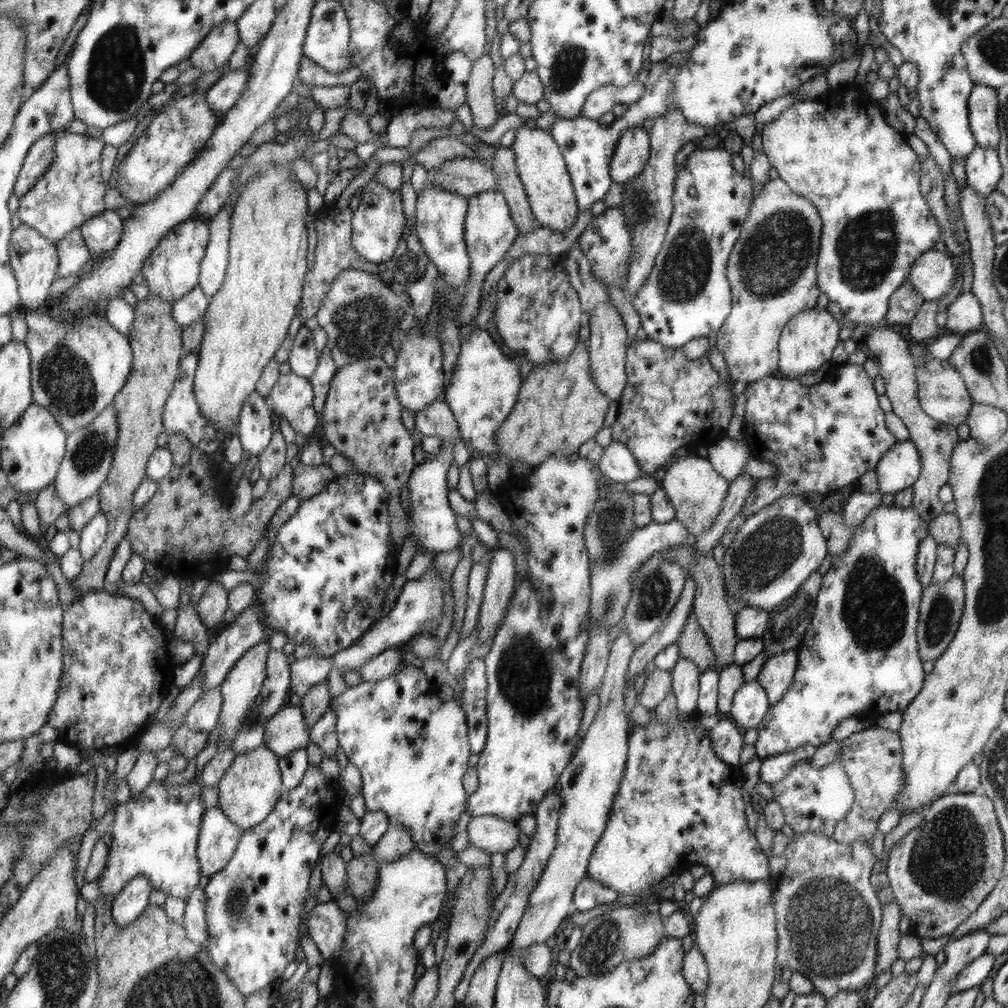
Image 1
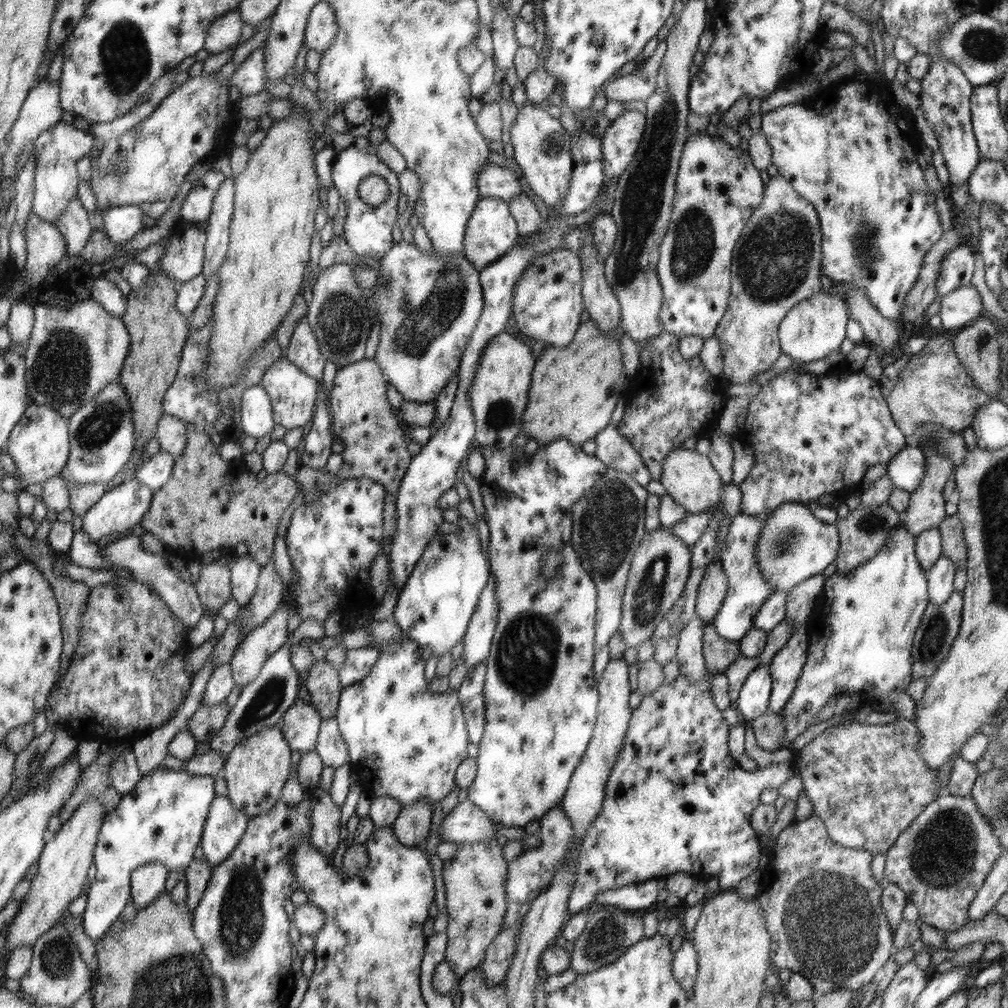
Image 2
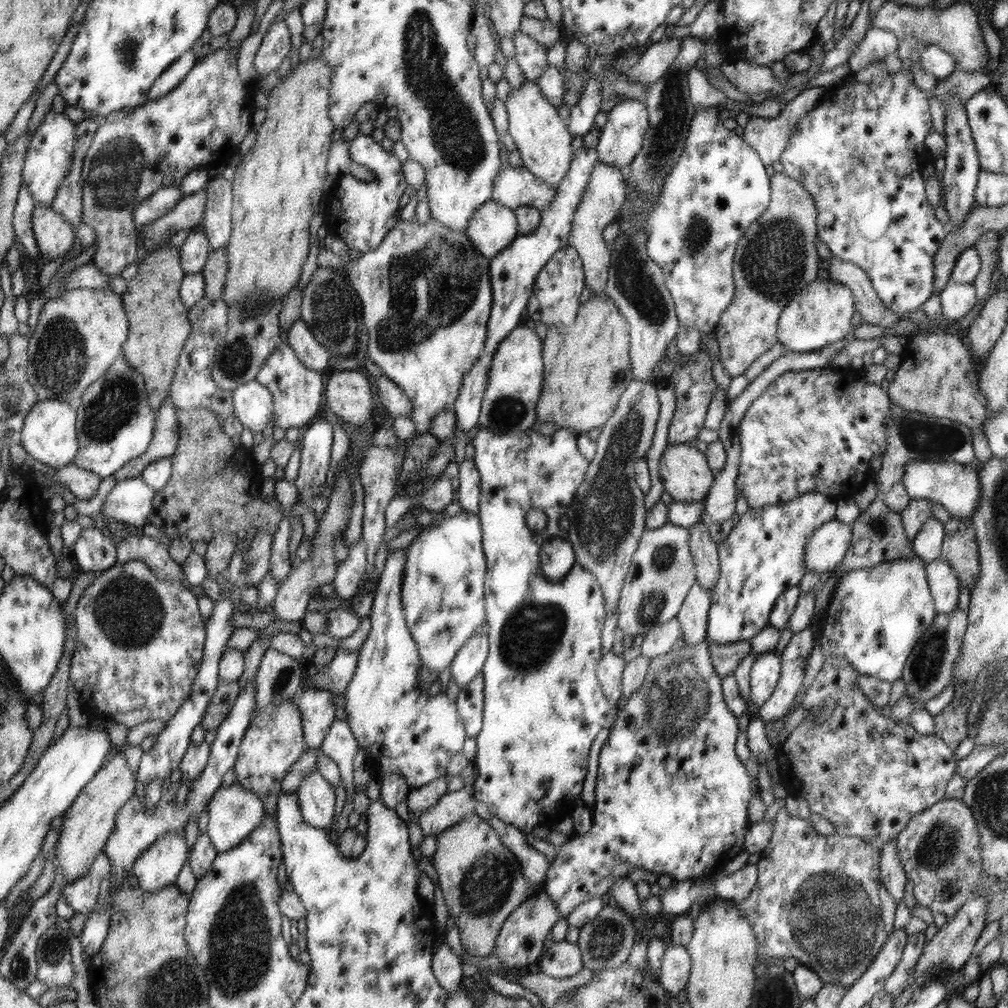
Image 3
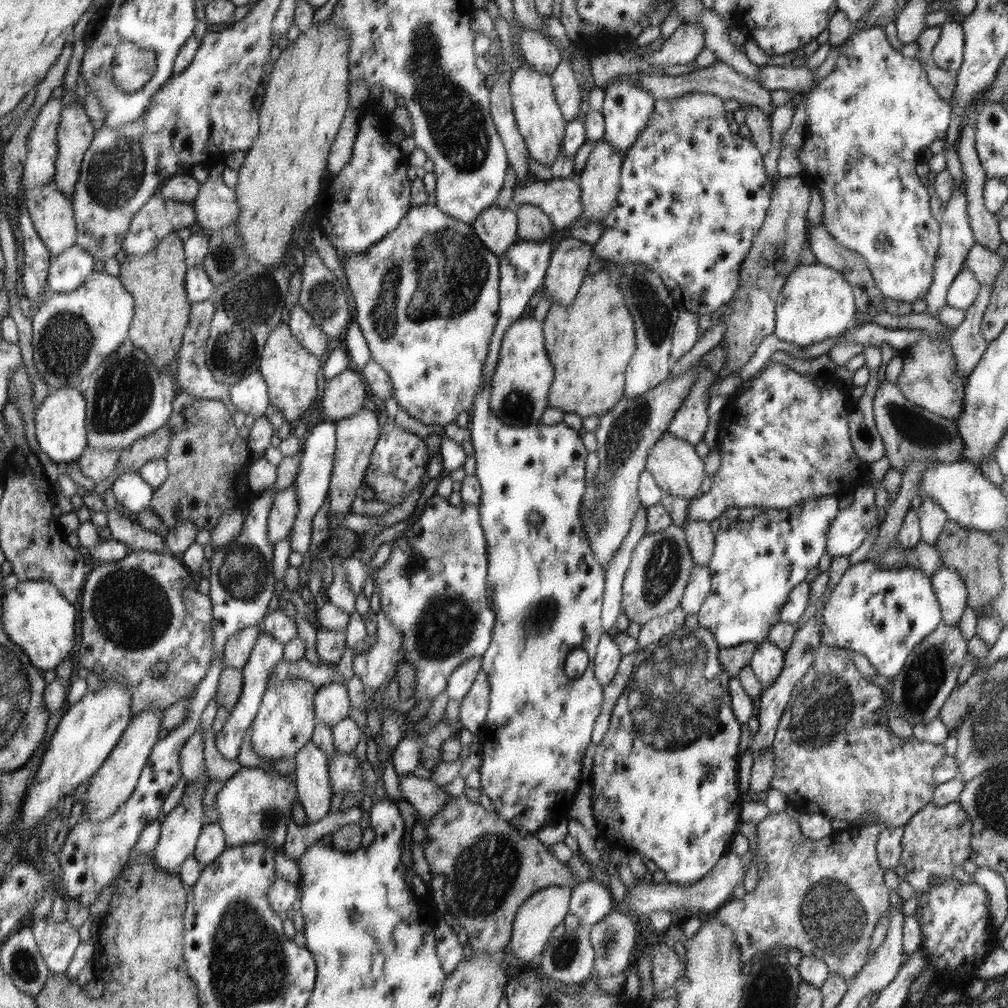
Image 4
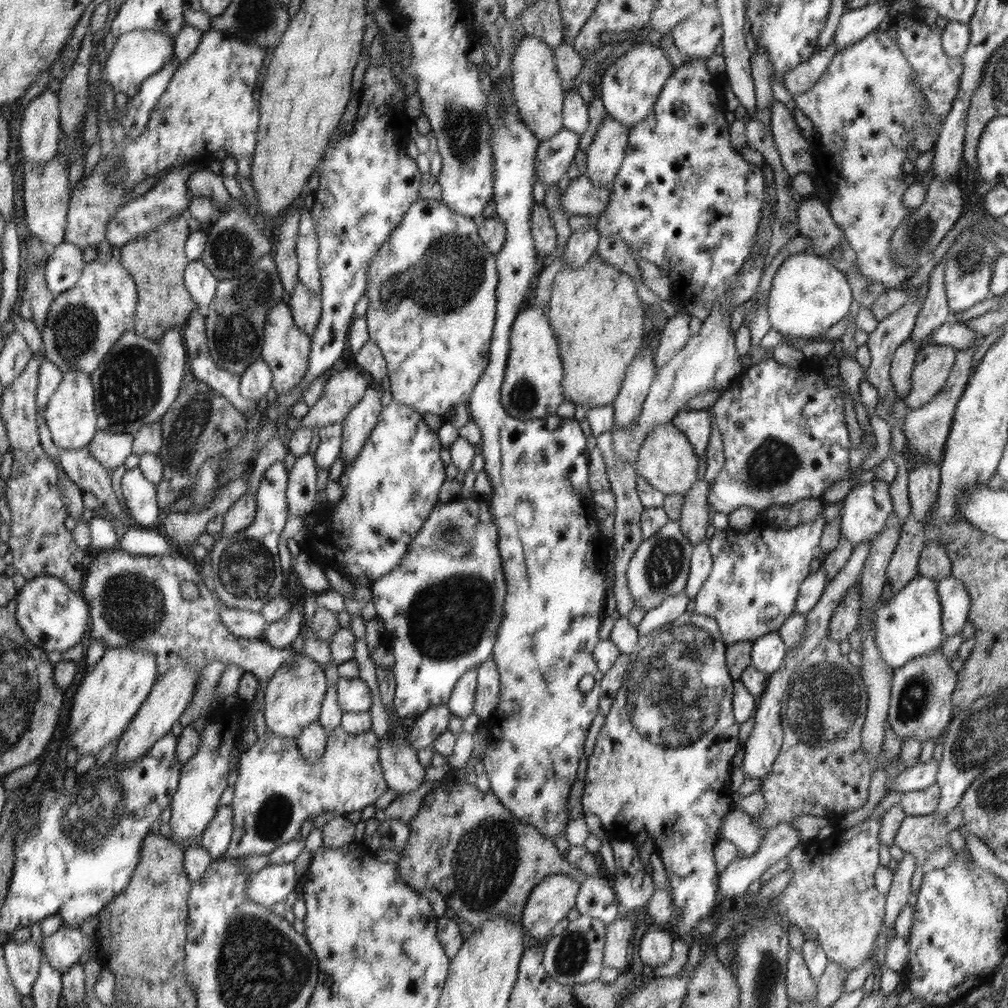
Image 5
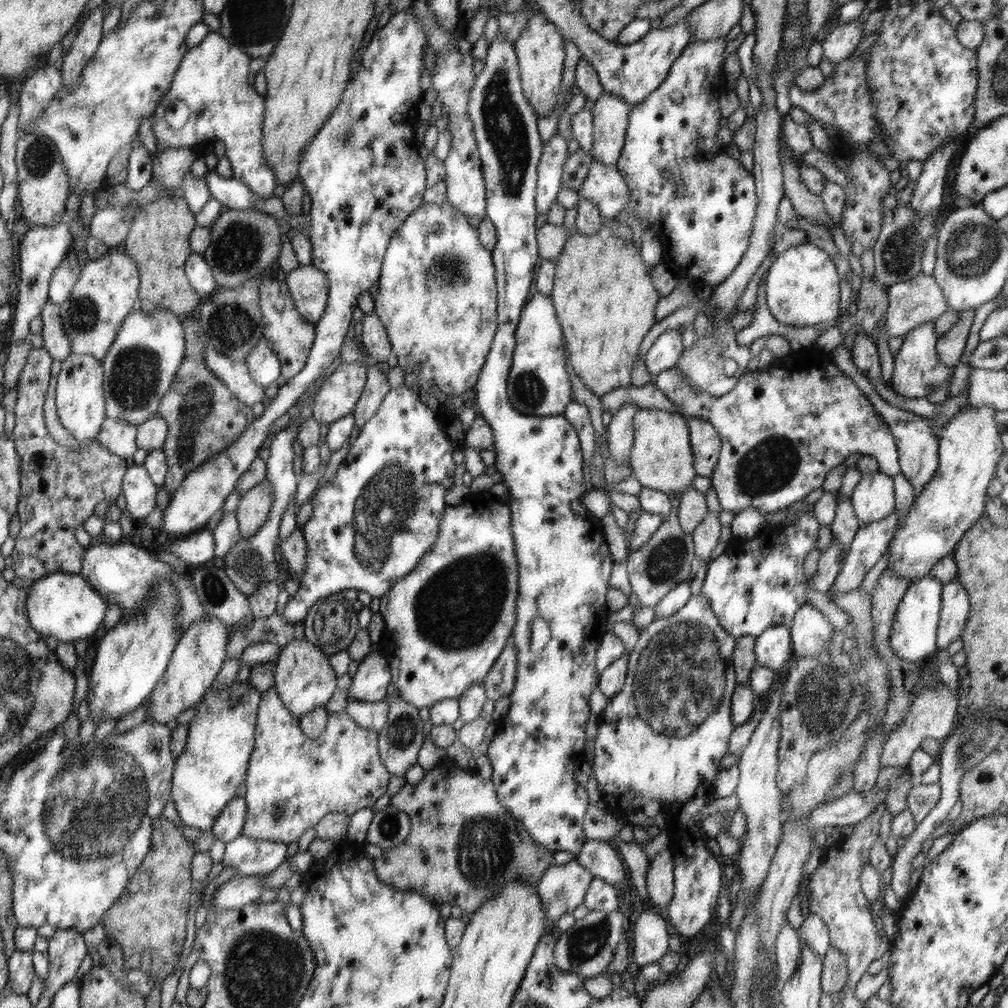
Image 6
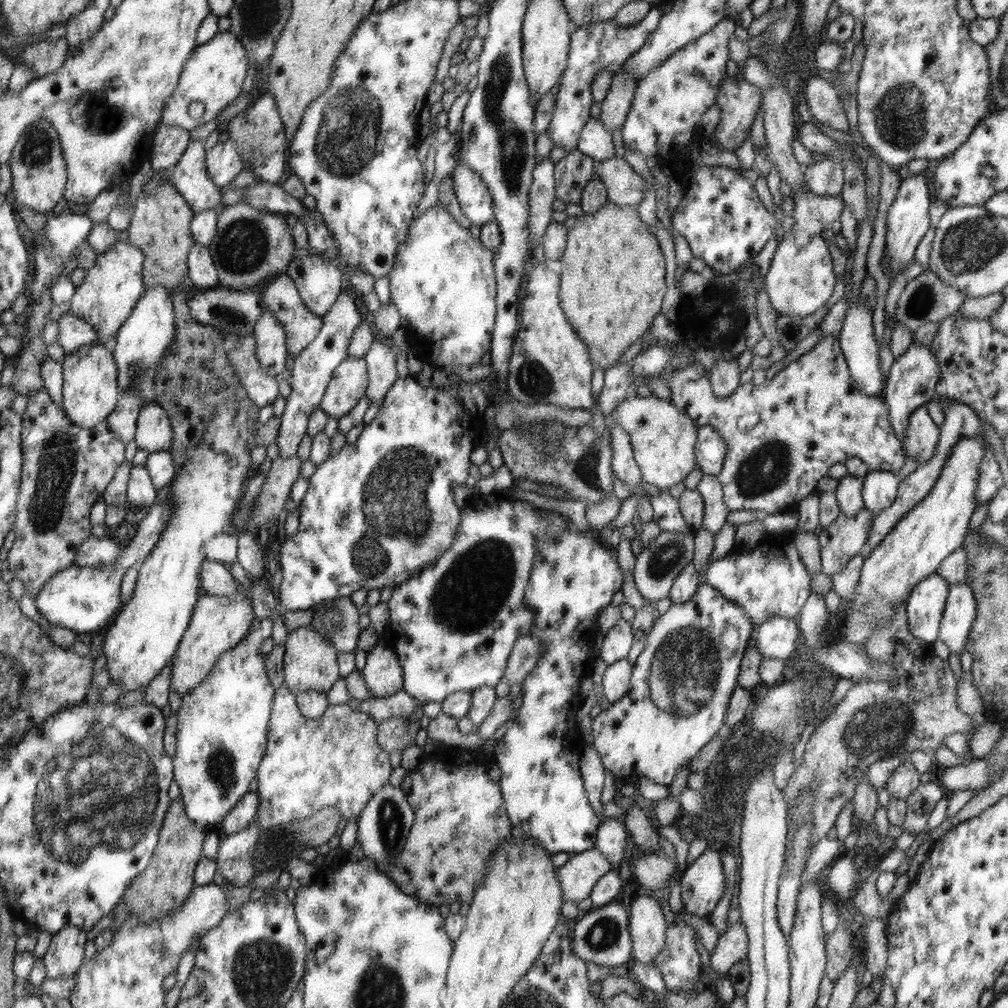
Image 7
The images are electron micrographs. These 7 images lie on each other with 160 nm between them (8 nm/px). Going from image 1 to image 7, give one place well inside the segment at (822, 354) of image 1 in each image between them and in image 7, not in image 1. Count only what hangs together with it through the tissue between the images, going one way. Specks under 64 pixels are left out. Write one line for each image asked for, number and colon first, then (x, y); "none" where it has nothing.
2: (813, 329)
3: (821, 314)
4: (816, 303)
5: (809, 294)
6: (802, 287)
7: (800, 280)

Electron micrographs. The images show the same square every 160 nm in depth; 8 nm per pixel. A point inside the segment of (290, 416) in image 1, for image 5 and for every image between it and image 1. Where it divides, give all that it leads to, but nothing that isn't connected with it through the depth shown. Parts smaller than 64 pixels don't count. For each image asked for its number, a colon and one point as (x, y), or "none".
2: (292, 392)
3: (297, 390)
4: (289, 370)
5: (286, 349)

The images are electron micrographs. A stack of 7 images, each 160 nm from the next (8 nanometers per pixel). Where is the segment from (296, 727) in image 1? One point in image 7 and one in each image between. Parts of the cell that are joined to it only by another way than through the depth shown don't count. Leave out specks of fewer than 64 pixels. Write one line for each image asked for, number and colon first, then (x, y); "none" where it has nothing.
2: (301, 723)
3: (318, 710)
4: (332, 704)
5: (354, 695)
6: (369, 684)
7: (382, 673)

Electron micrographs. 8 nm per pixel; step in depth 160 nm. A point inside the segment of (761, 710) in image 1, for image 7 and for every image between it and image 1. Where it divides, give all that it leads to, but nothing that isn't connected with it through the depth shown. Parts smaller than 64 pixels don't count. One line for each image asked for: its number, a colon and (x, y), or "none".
2: (754, 701)
3: (766, 672)
4: (768, 662)
5: (768, 653)
6: (773, 647)
7: (776, 638)

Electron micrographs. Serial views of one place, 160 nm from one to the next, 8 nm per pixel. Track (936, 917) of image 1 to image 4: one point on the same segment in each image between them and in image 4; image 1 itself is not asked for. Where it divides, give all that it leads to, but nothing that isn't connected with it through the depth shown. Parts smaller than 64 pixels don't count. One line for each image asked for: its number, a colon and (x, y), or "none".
2: (940, 861)
3: (940, 850)
4: (936, 840)

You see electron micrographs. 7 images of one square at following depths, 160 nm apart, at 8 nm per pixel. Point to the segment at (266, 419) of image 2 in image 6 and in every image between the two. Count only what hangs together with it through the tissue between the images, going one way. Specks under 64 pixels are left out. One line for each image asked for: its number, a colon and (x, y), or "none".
3: (253, 403)
4: (251, 394)
5: (257, 379)
6: (264, 365)

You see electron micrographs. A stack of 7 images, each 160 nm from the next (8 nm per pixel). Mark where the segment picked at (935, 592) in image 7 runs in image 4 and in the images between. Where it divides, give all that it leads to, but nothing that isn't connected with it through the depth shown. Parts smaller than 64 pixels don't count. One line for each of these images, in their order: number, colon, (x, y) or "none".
4: (882, 614)
5: (908, 625)
6: (914, 637)

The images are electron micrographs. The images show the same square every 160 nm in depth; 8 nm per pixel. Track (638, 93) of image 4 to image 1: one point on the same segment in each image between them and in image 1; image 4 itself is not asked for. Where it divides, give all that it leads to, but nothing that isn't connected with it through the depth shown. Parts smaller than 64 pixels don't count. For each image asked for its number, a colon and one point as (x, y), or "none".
1: (633, 151)
2: (622, 141)
3: (620, 140)

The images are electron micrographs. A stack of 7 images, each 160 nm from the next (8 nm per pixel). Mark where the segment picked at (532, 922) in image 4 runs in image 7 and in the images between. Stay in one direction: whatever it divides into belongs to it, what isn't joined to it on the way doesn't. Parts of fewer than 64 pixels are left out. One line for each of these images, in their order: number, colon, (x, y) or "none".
5: (551, 900)
6: (562, 888)
7: (577, 877)

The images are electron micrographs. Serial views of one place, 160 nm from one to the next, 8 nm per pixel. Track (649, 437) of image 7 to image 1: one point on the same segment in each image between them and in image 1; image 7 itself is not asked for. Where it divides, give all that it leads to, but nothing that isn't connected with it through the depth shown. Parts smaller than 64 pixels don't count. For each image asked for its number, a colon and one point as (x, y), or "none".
1: (697, 492)
2: (689, 478)
3: (686, 476)
4: (675, 465)
5: (667, 459)
6: (662, 458)

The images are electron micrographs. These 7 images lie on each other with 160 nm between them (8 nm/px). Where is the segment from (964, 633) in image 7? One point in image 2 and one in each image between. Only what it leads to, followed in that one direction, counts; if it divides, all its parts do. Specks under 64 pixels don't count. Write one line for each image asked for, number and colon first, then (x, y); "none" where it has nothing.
2: (940, 578)
3: (944, 584)
4: (950, 589)
5: (955, 601)
6: (955, 608)

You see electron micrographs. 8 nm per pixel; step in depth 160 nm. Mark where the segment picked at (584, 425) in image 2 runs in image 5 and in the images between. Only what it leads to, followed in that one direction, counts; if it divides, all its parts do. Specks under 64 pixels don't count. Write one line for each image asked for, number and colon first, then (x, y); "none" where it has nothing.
3: (588, 367)
4: (590, 342)
5: (597, 317)

